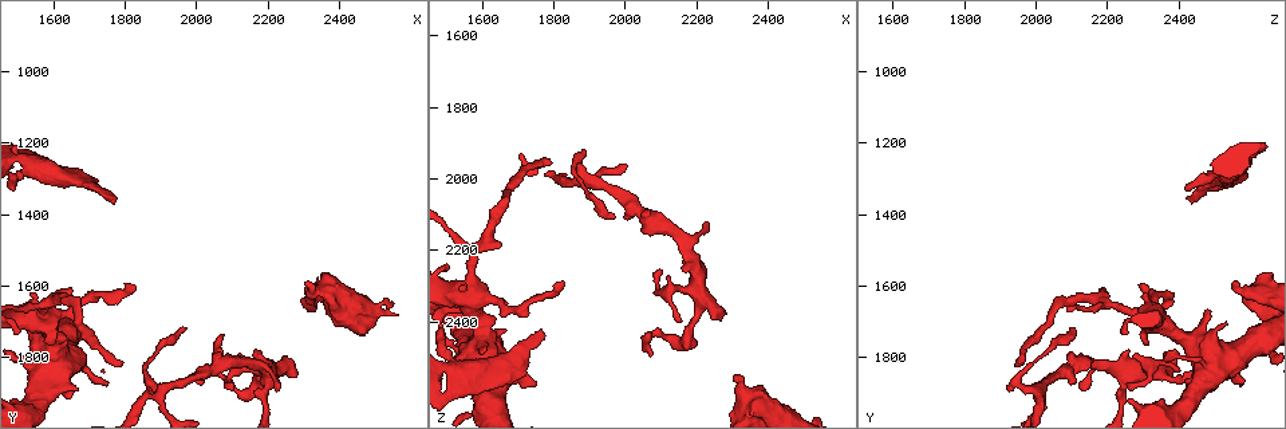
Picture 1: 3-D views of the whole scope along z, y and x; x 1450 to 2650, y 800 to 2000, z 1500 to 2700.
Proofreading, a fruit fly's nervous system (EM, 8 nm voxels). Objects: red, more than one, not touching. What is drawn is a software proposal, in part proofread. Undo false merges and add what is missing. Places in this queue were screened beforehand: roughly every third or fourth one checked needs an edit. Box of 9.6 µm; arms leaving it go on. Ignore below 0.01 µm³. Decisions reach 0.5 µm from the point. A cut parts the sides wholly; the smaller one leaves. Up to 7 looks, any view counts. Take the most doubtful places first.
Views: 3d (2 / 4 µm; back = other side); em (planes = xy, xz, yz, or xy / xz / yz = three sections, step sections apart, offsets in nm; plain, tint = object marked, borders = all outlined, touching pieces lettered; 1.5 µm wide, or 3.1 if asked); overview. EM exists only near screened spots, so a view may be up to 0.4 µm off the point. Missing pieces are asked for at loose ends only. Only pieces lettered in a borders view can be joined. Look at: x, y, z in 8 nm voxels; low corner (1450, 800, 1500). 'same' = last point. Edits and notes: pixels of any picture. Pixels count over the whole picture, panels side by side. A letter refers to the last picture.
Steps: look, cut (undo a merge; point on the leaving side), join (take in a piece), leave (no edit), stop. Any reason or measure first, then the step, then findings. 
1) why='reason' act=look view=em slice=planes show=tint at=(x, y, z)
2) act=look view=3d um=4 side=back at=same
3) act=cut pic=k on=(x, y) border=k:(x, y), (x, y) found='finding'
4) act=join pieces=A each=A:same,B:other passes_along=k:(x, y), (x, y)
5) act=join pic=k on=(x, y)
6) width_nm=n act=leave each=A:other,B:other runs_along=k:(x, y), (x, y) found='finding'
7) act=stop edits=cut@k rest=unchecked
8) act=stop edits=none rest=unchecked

why='tapers out' act=look view=3d um=2 at=(2070, 1730, 2500)

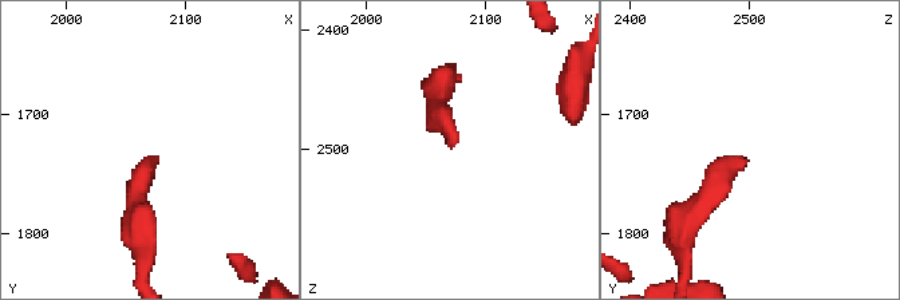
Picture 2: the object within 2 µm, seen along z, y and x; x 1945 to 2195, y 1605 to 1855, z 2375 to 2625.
why='need the tissue' act=look view=em slice=planes show=borders at=(2076, 1738, 2494)

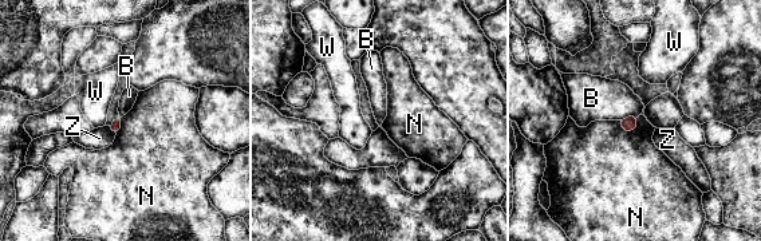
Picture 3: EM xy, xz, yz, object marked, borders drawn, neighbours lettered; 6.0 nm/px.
act=leave each=B:other,N:other,W:other,Z:other border=3:(638, 117), (634, 129), (619, 126) found='no lettered piece goes on from it'

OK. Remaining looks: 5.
act=look view=3d um=4 at=(1610, 1670, 2480)

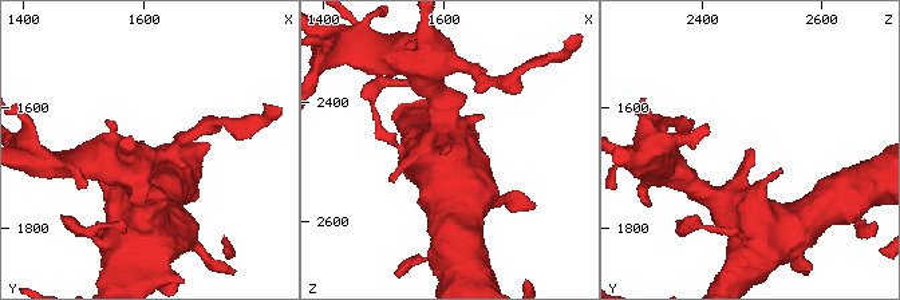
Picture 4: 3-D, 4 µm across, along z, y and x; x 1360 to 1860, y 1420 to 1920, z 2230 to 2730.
why='need the tissue' act=look view=em slice=planes show=tint at=(1600, 1670, 2480)

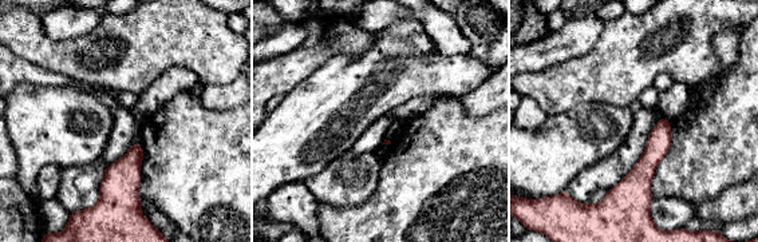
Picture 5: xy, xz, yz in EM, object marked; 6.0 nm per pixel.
act=look view=em slice=planes show=borders at=same

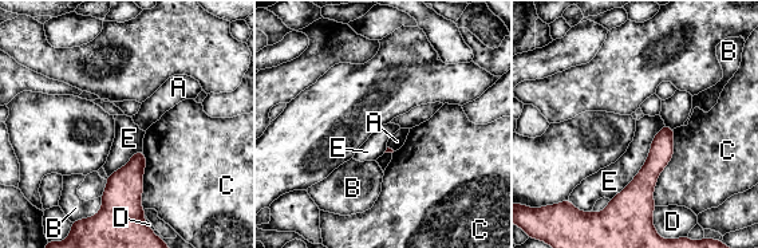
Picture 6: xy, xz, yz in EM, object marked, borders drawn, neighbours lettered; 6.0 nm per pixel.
longest_contact=E:550nm act=leave each=A:other,B:other,C:other,D:other,E:other found='none of them fits'

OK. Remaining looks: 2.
why='arms part here' act=look view=em slice=planes show=borders at=(2390, 1620, 2640)

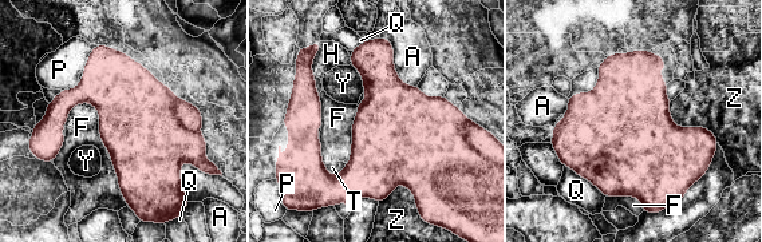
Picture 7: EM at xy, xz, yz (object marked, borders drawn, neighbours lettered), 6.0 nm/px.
width_nm=550 act=leave each=A:other,F:other,H:other,P:other,Q:other,T:other,Y:other,Z:other border=7:(668, 102), (676, 125), (718, 142) found='continuous, no second cell'

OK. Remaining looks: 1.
act=stop edits=none rest=unchecked

